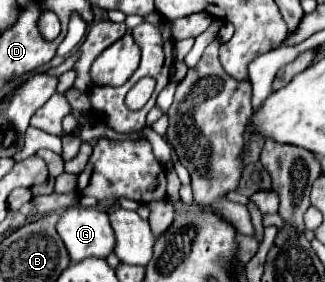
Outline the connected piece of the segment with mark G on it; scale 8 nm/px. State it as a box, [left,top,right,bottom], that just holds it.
[56,206,114,264]

